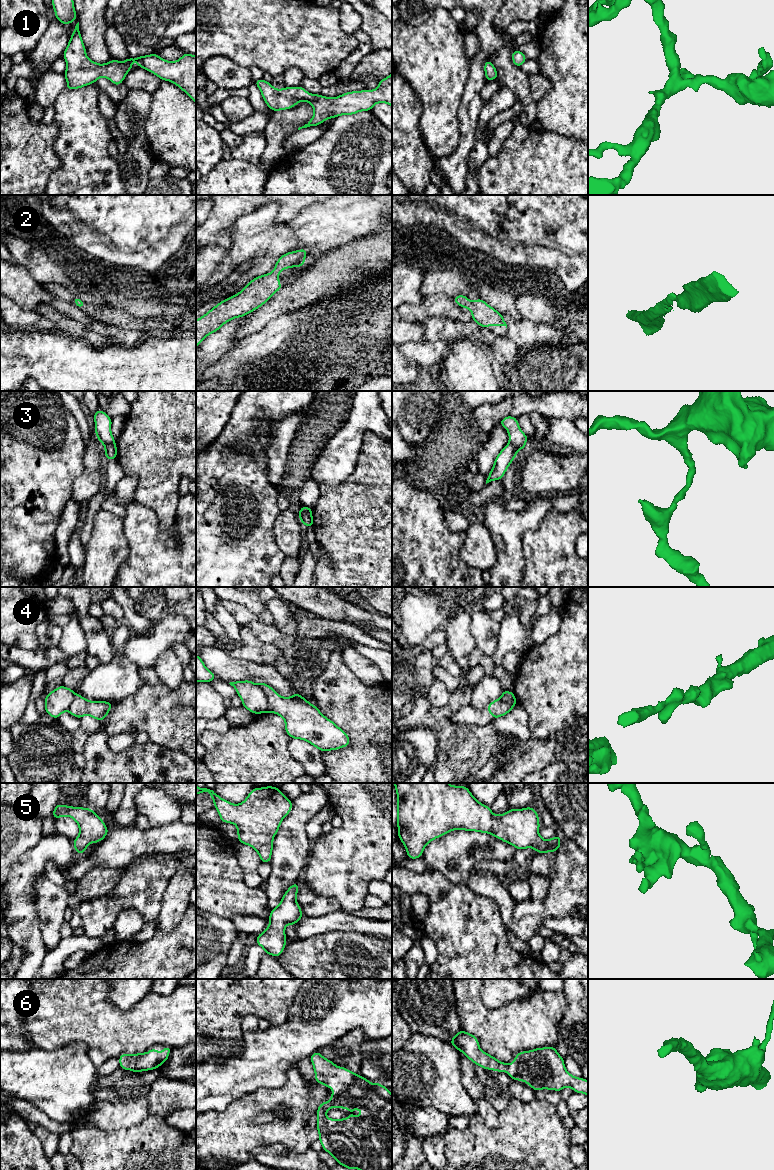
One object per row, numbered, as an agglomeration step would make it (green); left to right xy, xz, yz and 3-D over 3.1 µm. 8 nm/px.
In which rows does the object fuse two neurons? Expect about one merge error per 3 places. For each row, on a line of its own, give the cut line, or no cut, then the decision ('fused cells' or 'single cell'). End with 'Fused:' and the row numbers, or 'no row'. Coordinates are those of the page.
1: no cut | single cell
2: no cut | single cell
3: xy (115, 443), (104, 446) | fused cells
4: xz (259, 684), (266, 696), (268, 711) | fused cells
5: no cut | single cell
6: no cut | single cell
Fused: 3, 4

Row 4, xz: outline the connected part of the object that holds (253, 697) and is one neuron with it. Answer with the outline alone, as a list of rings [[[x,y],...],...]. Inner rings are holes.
[[[250,680],[235,681],[229,684],[236,689],[244,708],[256,715],[268,712],[268,699],[260,685]]]

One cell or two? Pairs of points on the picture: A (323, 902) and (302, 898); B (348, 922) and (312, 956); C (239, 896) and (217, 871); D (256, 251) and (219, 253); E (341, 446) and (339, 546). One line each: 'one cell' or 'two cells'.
A: one cell
B: two cells
C: one cell
D: two cells
E: two cells

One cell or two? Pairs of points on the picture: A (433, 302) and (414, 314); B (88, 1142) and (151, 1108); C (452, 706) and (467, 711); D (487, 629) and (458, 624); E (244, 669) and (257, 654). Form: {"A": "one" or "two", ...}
{"A": "one", "B": "two", "C": "two", "D": "two", "E": "two"}

